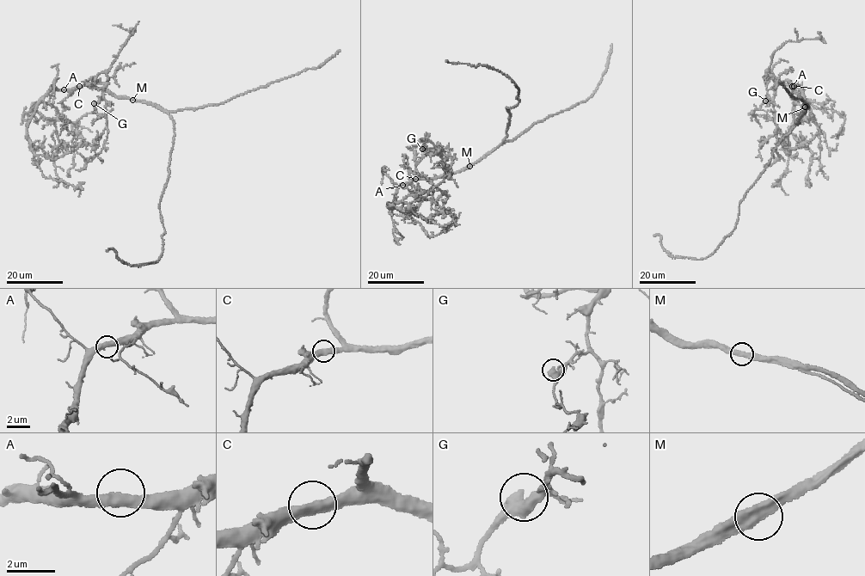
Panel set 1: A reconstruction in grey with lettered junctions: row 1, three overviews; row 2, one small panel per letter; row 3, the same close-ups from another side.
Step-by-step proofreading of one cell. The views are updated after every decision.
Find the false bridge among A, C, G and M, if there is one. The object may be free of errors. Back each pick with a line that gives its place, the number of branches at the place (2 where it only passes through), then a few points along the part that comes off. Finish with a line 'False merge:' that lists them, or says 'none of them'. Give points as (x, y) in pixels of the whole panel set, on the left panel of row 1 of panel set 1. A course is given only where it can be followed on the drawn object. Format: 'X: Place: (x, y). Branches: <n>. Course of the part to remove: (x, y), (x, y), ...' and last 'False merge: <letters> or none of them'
False merge: none of them

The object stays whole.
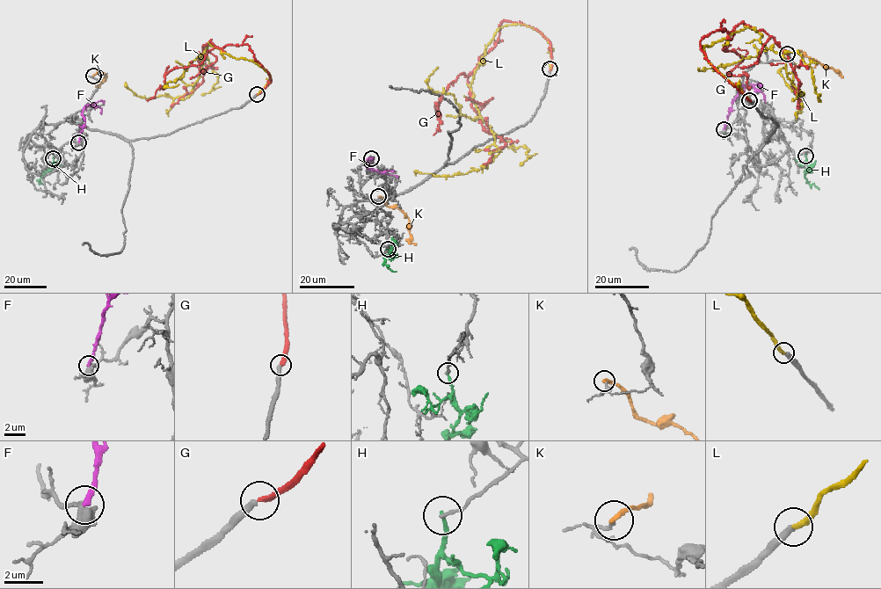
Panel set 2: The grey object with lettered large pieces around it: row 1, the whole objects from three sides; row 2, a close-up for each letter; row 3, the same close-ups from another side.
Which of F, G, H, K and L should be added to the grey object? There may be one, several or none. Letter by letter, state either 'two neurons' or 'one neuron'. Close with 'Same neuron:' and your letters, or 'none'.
F: two neurons
G: two neurons
H: two neurons
K: two neurons
L: two neurons
Same neuron: none

